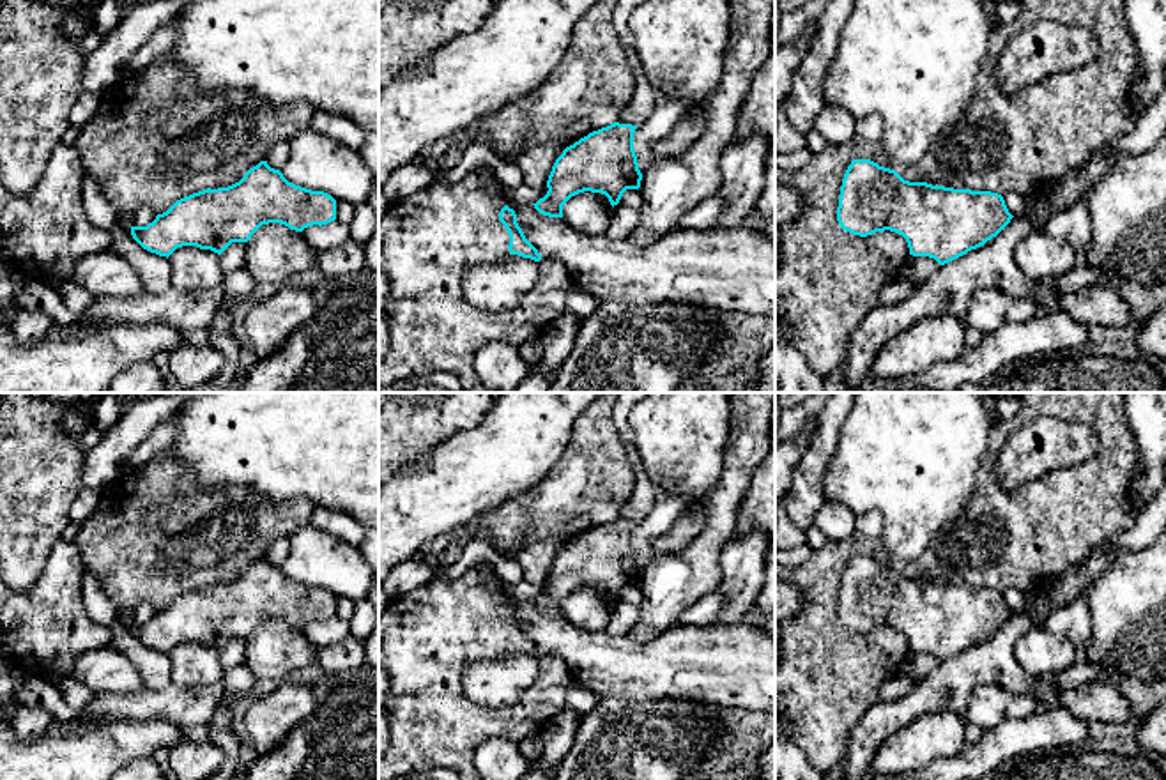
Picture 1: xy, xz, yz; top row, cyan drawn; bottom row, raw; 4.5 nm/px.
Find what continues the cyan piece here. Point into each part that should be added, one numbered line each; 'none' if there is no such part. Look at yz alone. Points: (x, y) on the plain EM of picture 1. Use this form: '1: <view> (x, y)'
none

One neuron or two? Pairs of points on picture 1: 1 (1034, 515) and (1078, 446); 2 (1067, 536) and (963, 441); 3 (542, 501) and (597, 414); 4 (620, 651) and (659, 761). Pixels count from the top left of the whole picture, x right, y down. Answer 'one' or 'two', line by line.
1: two
2: two
3: one
4: two

